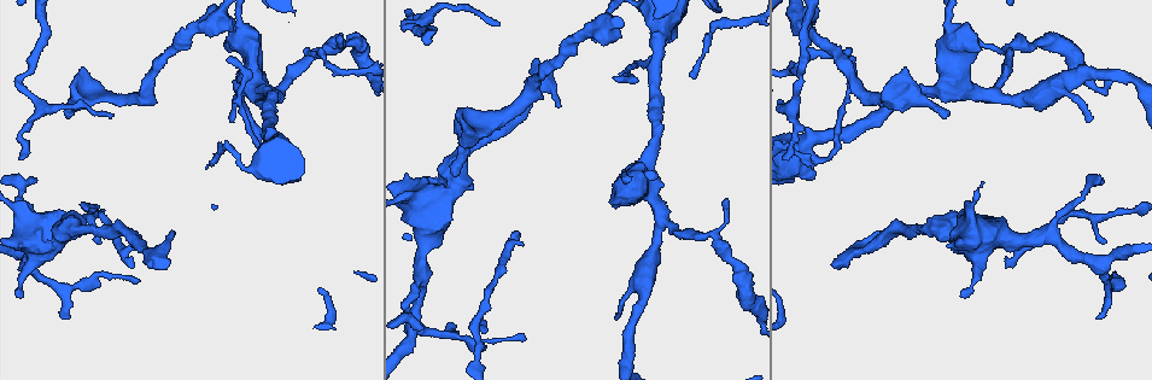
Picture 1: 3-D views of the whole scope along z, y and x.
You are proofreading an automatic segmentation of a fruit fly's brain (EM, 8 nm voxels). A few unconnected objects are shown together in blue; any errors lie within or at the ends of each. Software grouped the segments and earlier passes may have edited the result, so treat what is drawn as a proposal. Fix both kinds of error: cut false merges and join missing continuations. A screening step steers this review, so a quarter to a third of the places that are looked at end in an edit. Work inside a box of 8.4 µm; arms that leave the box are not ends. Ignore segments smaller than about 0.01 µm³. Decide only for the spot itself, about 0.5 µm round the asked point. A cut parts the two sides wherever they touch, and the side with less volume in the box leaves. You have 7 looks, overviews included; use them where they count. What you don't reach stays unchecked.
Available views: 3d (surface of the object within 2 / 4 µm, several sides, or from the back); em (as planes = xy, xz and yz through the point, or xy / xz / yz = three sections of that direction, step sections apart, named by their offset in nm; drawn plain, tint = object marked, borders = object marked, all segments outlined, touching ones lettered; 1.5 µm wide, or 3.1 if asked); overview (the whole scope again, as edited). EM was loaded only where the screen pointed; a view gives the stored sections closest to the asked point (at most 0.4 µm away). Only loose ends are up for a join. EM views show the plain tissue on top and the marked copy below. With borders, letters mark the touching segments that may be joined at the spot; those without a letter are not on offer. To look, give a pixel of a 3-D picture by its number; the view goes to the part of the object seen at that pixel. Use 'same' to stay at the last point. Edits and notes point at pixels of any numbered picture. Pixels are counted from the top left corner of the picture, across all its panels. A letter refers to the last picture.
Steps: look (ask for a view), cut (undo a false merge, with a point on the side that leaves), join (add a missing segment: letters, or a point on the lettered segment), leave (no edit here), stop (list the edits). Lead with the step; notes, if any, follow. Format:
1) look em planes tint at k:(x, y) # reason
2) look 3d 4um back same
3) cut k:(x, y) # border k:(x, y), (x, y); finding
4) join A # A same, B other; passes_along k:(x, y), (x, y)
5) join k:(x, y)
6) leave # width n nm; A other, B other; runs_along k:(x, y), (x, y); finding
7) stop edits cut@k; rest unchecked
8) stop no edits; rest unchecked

look 3d 4um at 1:(726, 200) # thin end

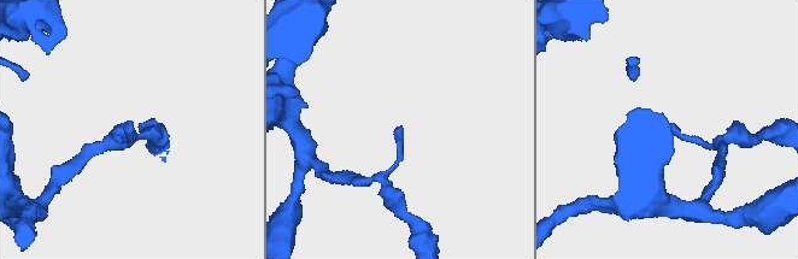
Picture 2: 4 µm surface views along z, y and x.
look em yz step 4 borders at 2:(672, 125) # need the tissue

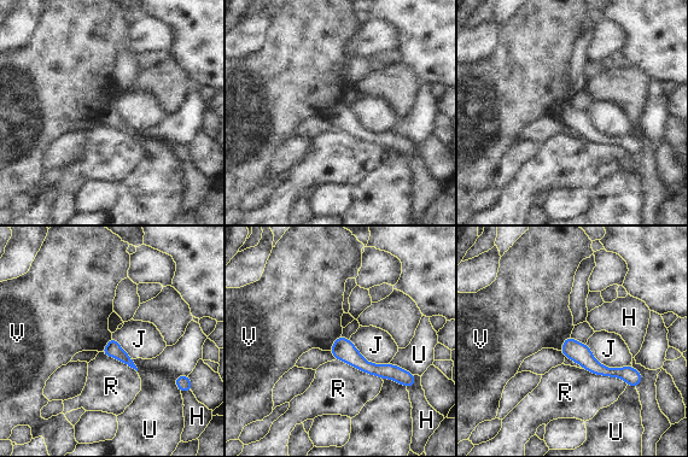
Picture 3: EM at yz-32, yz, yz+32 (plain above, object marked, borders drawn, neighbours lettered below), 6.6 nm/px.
leave # H other, J other, R other, U other, V other; runs_along 3:(567, 341), (598, 369), (634, 379); none of them fits

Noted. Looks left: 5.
look 3d 2um at 1:(526, 338) # thin end

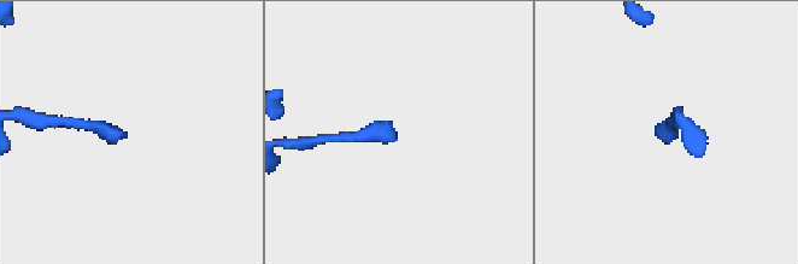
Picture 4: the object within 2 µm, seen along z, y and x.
look em planes borders at 4:(677, 134) # shape alone is not enough

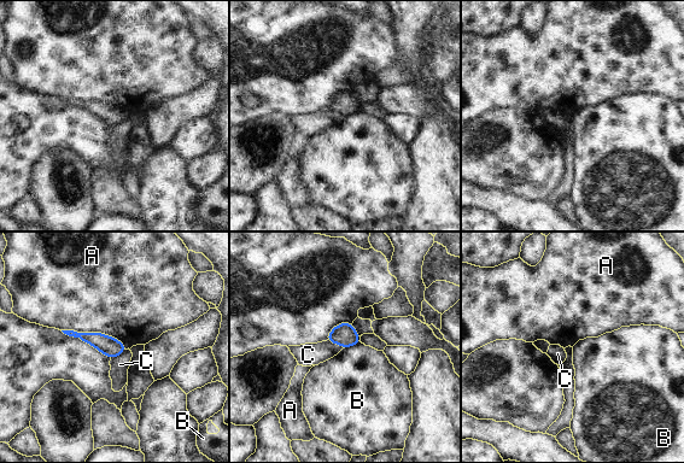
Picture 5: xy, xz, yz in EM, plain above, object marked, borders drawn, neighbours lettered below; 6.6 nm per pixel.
leave # A other, B other, C other; border 5:(360, 341), (344, 349); none of them fits

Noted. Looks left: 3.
look 3d 2um back at 1:(63, 319) # tapers out

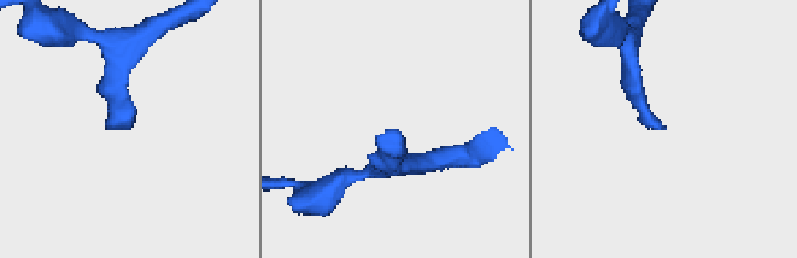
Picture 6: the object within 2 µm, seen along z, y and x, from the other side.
look em yz step 4 tint at 6:(666, 128)

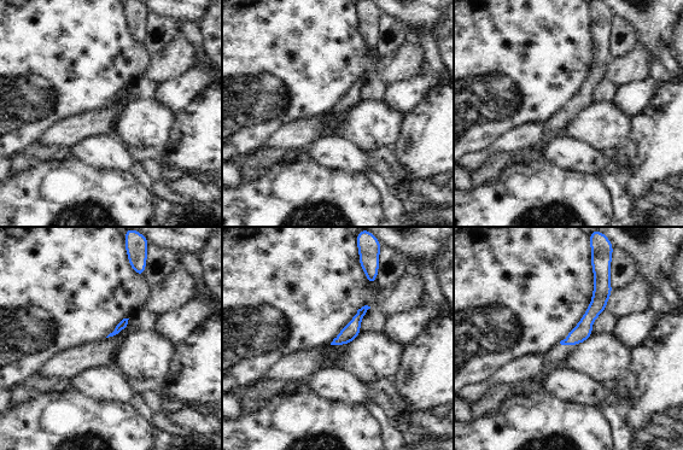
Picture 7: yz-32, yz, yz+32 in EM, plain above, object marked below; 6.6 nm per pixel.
look em planes borders same # cut it another way

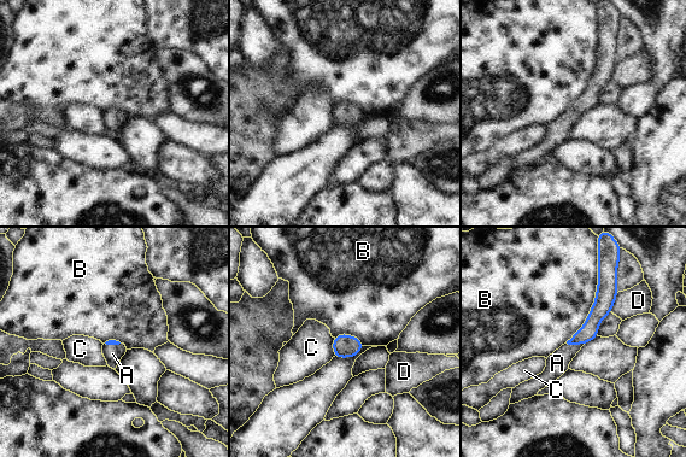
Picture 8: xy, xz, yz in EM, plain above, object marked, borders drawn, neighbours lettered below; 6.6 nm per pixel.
join A # A same, B other, C other, D other; passes_along 8:(588, 330), (575, 344), (557, 363); it goes on there

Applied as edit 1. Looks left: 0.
stop edits join@8; rest unchecked

